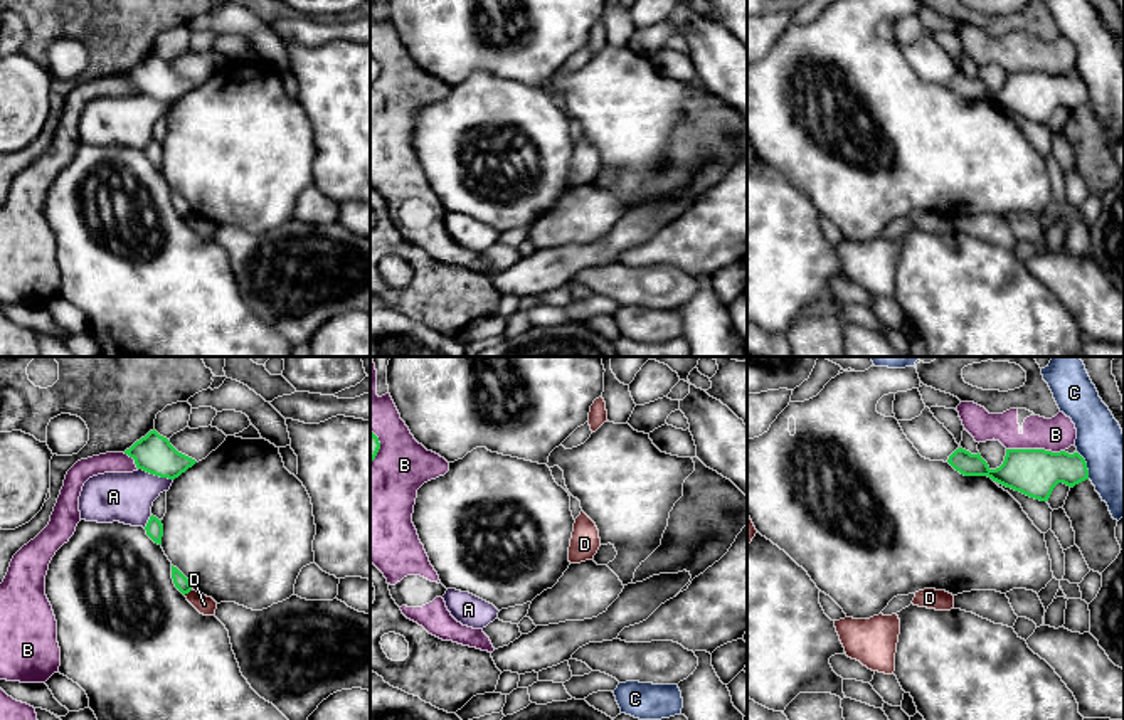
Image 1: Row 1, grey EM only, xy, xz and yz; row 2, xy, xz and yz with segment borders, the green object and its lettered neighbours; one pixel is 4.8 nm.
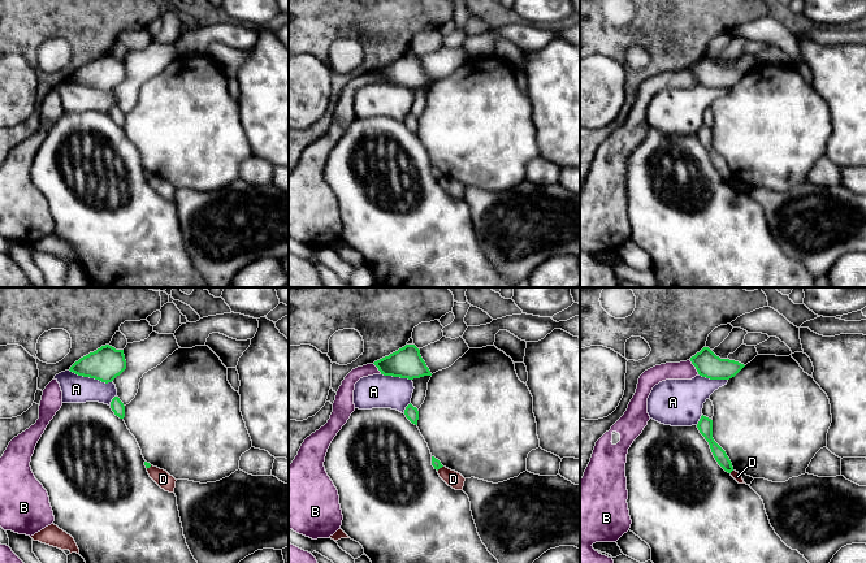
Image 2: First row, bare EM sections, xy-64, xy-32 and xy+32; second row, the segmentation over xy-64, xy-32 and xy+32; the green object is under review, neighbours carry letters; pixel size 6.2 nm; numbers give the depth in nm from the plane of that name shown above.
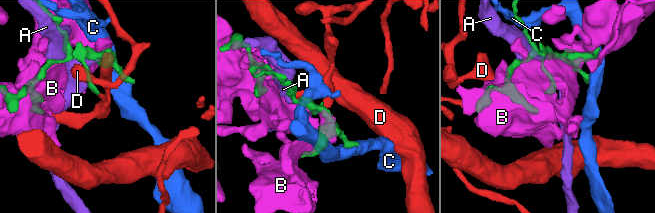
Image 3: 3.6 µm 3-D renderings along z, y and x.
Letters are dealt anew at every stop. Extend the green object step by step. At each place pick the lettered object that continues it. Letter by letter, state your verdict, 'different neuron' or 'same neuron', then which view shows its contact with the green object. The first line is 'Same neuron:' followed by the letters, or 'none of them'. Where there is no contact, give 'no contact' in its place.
Same neuron: none of them
A: different neuron | xy
B: different neuron | yz
C: different neuron | yz
D: different neuron | xy

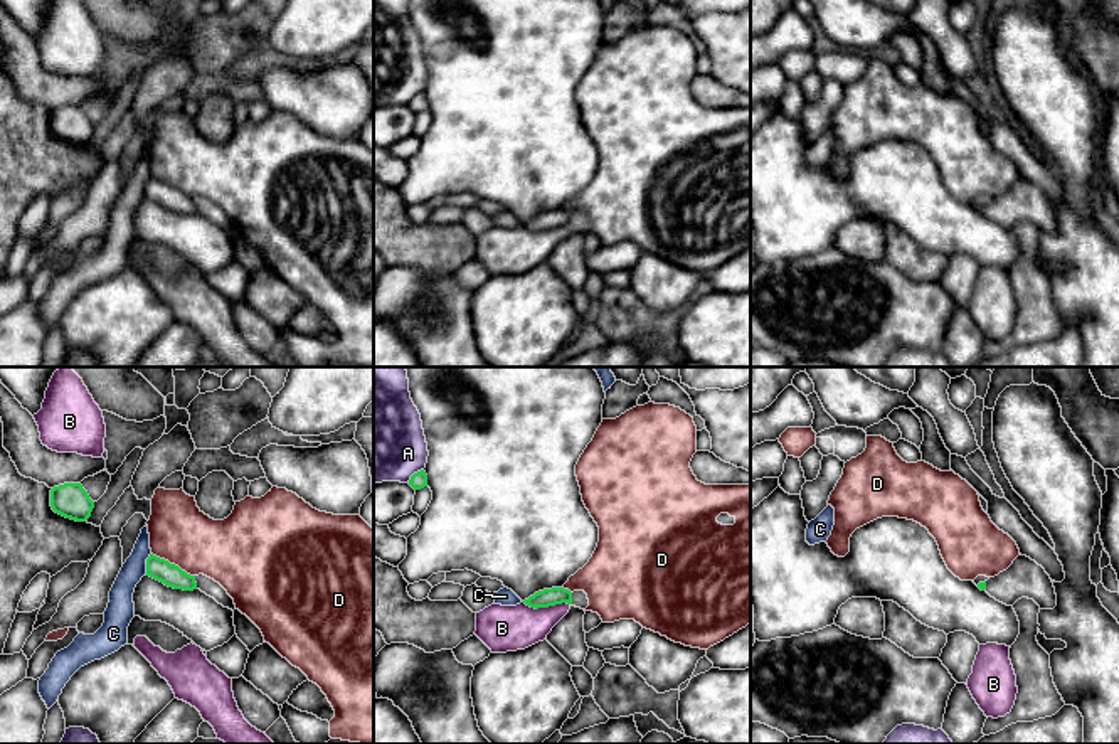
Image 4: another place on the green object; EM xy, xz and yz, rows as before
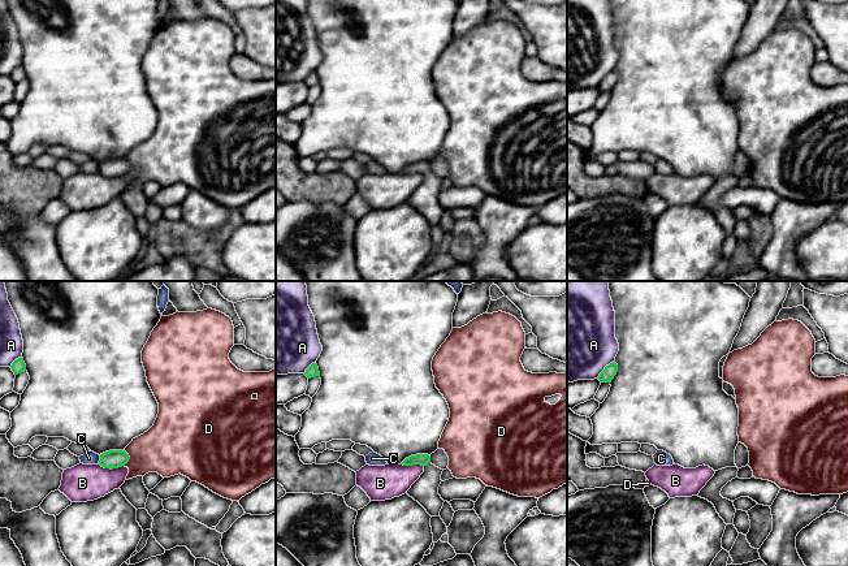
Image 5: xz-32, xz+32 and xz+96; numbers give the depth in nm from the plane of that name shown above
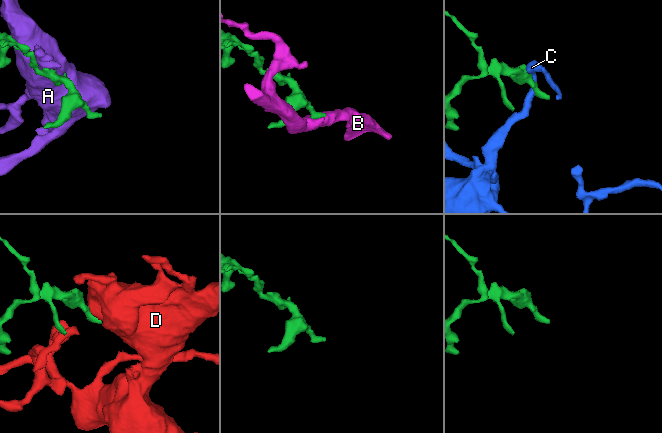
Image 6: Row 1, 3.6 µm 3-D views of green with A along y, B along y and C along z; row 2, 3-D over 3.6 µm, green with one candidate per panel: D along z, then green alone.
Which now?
Same neuron: none of them
A: different neuron | xz
B: different neuron | xz
C: different neuron | xy
D: different neuron | xy

